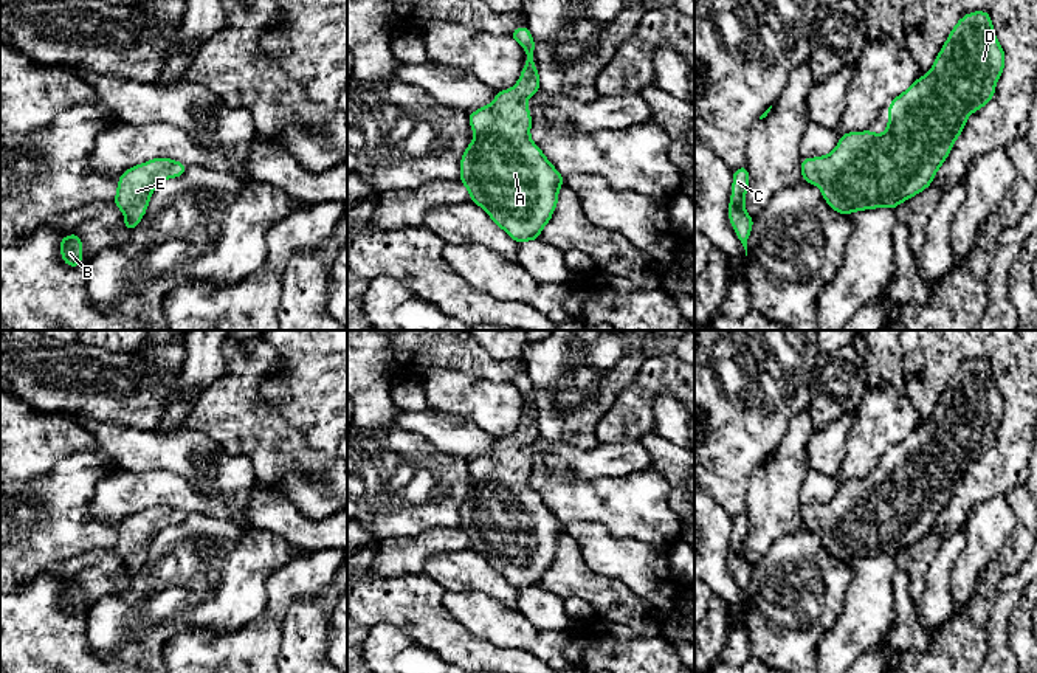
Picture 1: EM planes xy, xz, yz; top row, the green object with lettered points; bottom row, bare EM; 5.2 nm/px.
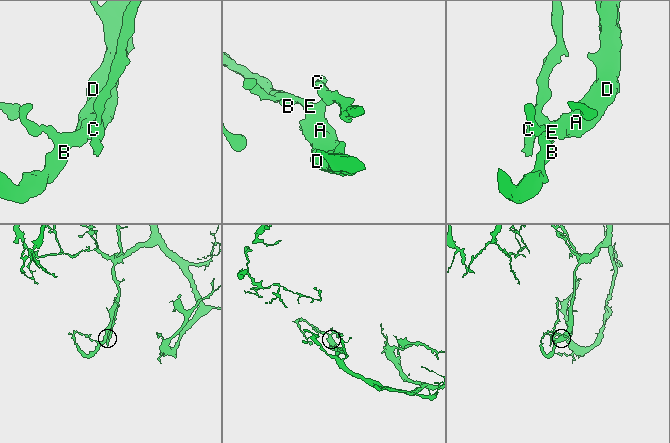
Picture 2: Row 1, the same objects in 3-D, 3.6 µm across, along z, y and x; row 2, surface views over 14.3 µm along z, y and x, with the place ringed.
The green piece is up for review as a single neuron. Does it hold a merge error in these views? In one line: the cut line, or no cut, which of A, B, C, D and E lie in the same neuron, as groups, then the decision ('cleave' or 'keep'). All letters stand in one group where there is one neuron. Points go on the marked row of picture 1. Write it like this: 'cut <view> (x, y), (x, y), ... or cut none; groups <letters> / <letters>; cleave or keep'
cut none; groups A B C D E; keep

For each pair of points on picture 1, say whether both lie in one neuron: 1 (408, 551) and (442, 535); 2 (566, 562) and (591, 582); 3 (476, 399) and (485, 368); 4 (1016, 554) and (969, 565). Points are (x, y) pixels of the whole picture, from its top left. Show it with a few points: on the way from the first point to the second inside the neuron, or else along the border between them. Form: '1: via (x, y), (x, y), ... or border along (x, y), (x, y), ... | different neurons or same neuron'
1: via (416, 551), (434, 541) | same neuron
2: via (572, 568), (585, 580) | same neuron
3: border along (447, 369), (487, 377), (495, 382), (509, 382) | different neurons
4: border along (1012, 531), (1000, 552), (980, 572), (974, 593) | different neurons

